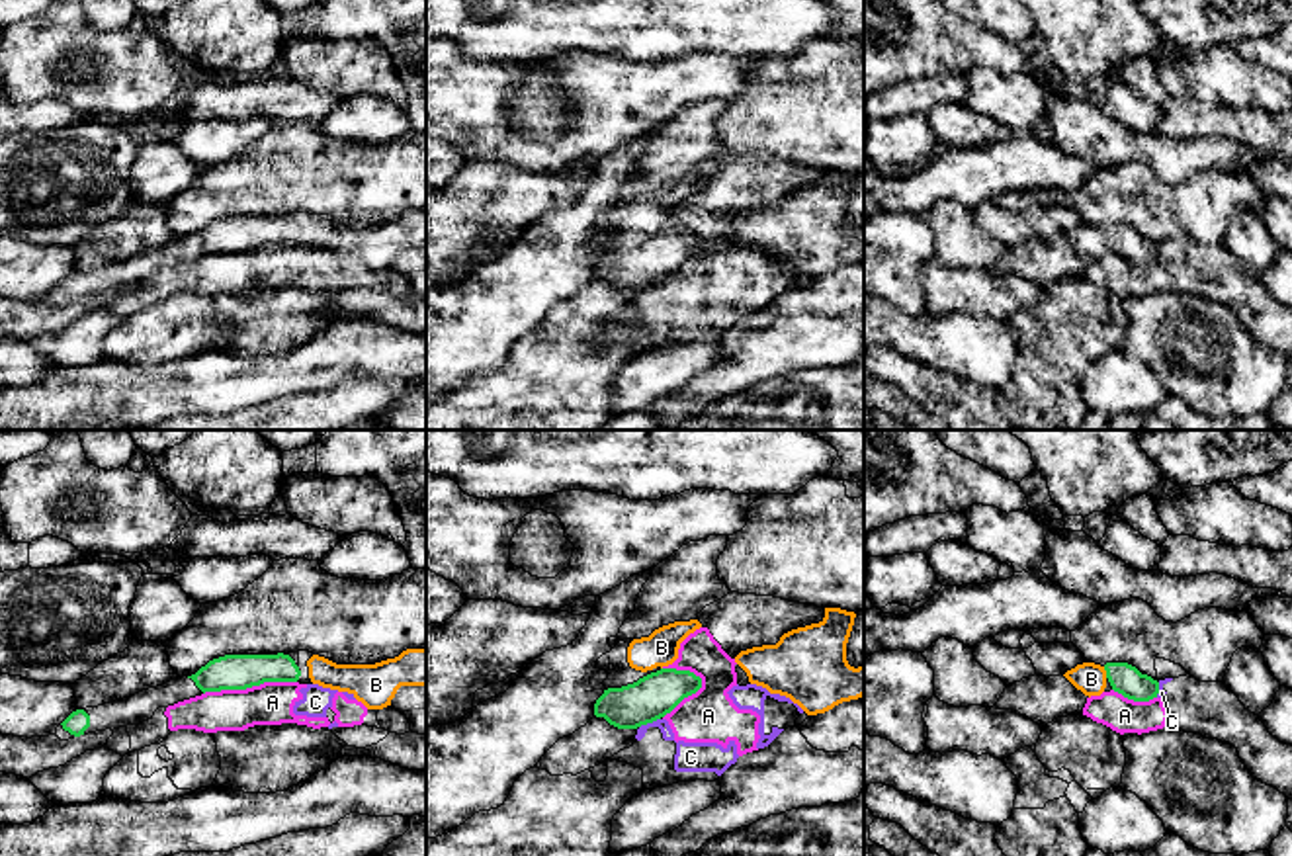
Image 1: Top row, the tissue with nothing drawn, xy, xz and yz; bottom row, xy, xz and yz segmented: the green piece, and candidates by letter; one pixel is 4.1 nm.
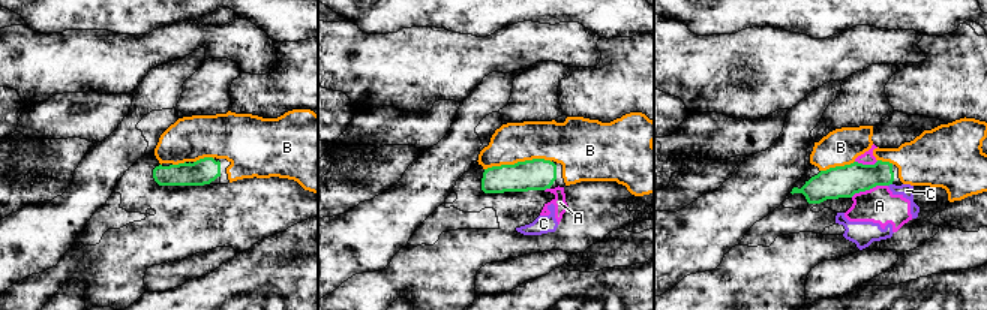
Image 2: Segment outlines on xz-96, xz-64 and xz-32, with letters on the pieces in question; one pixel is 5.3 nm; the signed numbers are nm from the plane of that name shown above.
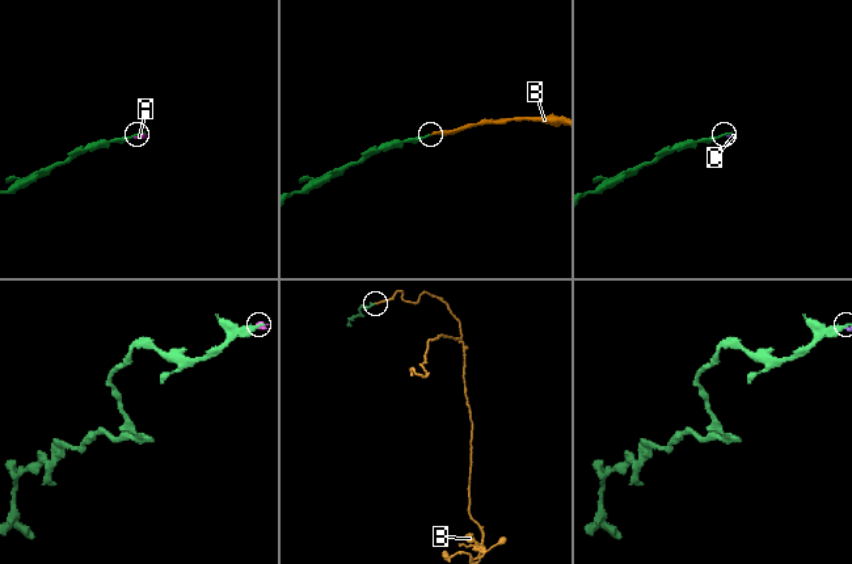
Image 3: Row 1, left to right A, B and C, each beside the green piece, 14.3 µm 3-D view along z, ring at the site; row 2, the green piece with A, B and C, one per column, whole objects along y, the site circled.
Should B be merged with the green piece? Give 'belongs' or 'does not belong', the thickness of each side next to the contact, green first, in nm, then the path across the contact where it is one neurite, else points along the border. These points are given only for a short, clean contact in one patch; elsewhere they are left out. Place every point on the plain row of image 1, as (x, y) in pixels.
belongs | 130/130 nm | across yz (1124, 241), (1117, 235), (1107, 235), (1091, 241)

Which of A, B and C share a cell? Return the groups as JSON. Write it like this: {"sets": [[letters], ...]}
{"sets": [["A", "C"], ["B"]]}

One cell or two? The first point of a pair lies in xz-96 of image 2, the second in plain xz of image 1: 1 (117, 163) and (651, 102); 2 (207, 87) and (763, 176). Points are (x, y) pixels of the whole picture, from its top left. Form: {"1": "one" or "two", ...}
{"1": "two", "2": "two"}

